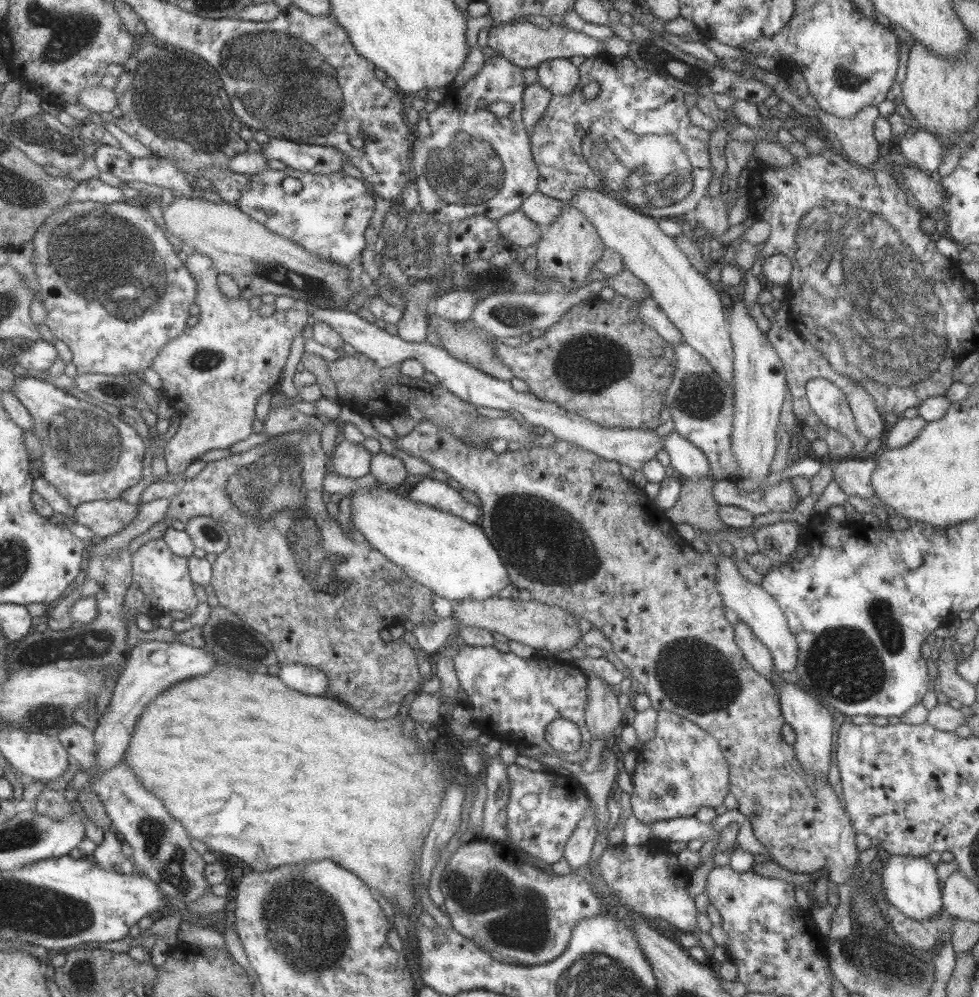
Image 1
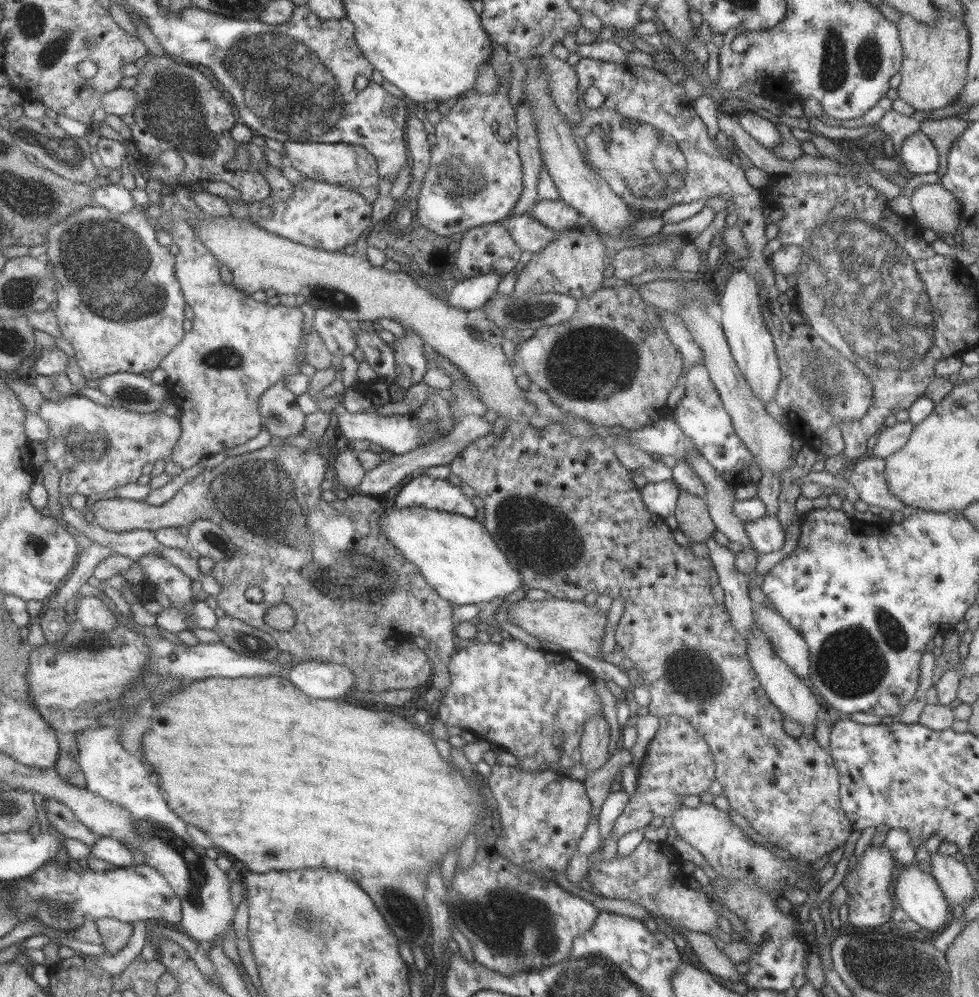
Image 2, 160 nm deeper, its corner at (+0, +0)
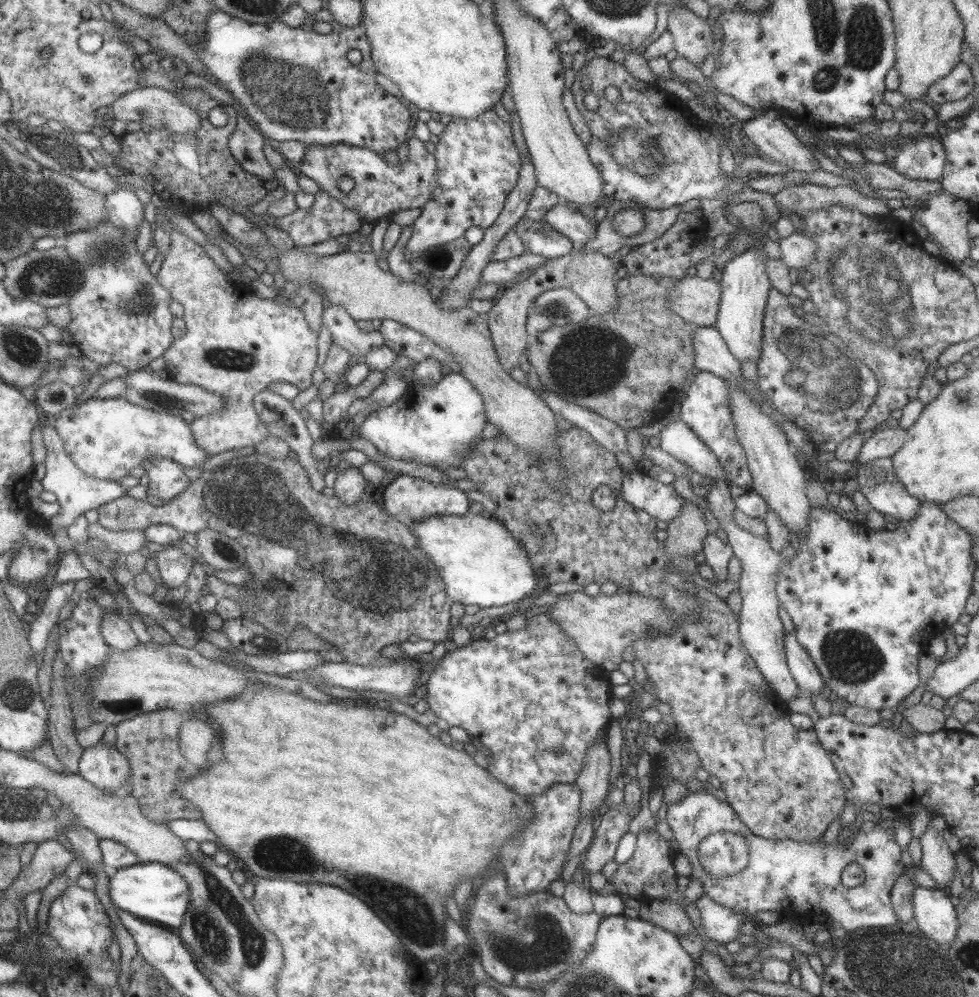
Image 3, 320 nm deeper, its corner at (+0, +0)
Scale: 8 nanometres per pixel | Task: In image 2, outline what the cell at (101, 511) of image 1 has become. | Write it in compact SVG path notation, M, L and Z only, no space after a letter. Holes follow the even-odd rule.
M313 440L304 451L299 451L294 446L278 447L269 443L251 452L225 457L215 467L204 468L201 474L184 484L167 502L159 506L114 497L95 501L89 511L93 514L94 524L113 532L137 529L156 531L179 525L188 527L197 519L214 522L224 530L236 550L231 558L213 563L209 571L221 586L215 599L218 608L226 616L271 635L279 652L307 661L345 666L351 670L354 678L351 689L376 693L392 688L418 688L429 682L432 666L425 652L402 636L420 636L425 639L430 647L436 648L437 657L447 666L451 654L455 653L455 625L451 620L454 606L437 596L435 590L425 583L419 569L406 561L382 533L380 516L383 506L380 499L361 495L359 500L353 500L355 528L351 528L351 520L345 520L346 510L337 512L330 502L321 499L322 489L319 484L324 479L326 467L327 461L319 455ZM249 587L261 590L261 602L255 604L245 599L244 592ZM281 602L289 605L296 615L295 625L289 631L274 630L263 621L267 608ZM386 638L397 638L395 648L385 646Z

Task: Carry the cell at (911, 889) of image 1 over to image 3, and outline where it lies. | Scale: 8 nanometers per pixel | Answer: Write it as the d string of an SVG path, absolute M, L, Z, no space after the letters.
M918 886L912 894L914 919L919 933L947 946L956 938L956 902L946 890Z

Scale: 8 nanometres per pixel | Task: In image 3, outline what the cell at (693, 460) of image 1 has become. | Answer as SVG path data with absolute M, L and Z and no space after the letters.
M712 480L711 488L704 498L718 525L726 534L727 543L732 548L732 556L738 558L740 562L740 577L735 590L743 600L738 614L739 638L743 643L743 648L747 650L753 664L772 688L774 694L781 701L787 703L792 696L800 693L787 668L783 641L784 632L779 616L777 616L781 606L777 600L777 594L775 594L775 585L777 585L777 575L783 559L779 552L769 547L769 543L764 538L739 528L729 518L732 503L729 501L727 487L728 484L722 480Z

